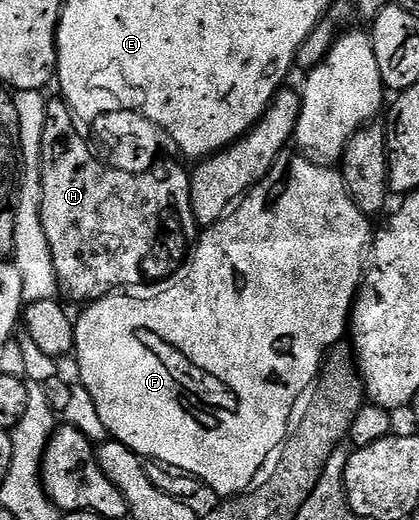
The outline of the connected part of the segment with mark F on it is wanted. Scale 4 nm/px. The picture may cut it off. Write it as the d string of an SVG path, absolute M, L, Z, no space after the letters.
M284 153L279 155L277 161L271 167L270 173L268 173L260 183L256 183L255 186L239 200L234 210L224 215L218 223L210 224L210 226L204 230L207 232L205 232L203 236L201 236L202 234L198 236L197 242L194 244L193 250L189 255L191 263L185 264L184 267L180 269L179 276L177 276L164 291L157 292L155 299L134 299L134 297L131 296L134 294L131 293L112 293L86 304L86 306L80 310L83 312L77 315L75 319L75 349L73 359L79 362L79 379L83 382L83 387L87 390L87 395L91 398L92 405L95 406L95 415L99 418L100 425L108 431L106 434L110 436L110 438L116 439L121 445L125 445L129 449L136 451L144 460L173 465L185 473L196 475L204 488L212 487L217 494L223 495L219 497L234 497L248 490L248 488L256 482L255 474L266 465L267 458L269 458L271 454L272 458L272 456L282 448L284 441L287 440L287 431L291 427L297 401L311 388L312 383L315 382L315 378L319 376L319 369L323 365L323 360L327 358L327 352L348 334L349 324L351 322L351 309L355 306L355 297L358 295L359 289L363 285L365 260L368 258L369 248L373 243L372 220L364 215L361 209L357 209L357 205L351 200L351 194L348 193L347 187L343 183L342 174L340 174L336 168L335 171L331 168L334 166L324 165L322 162L308 157L306 154L294 154L295 155Z

